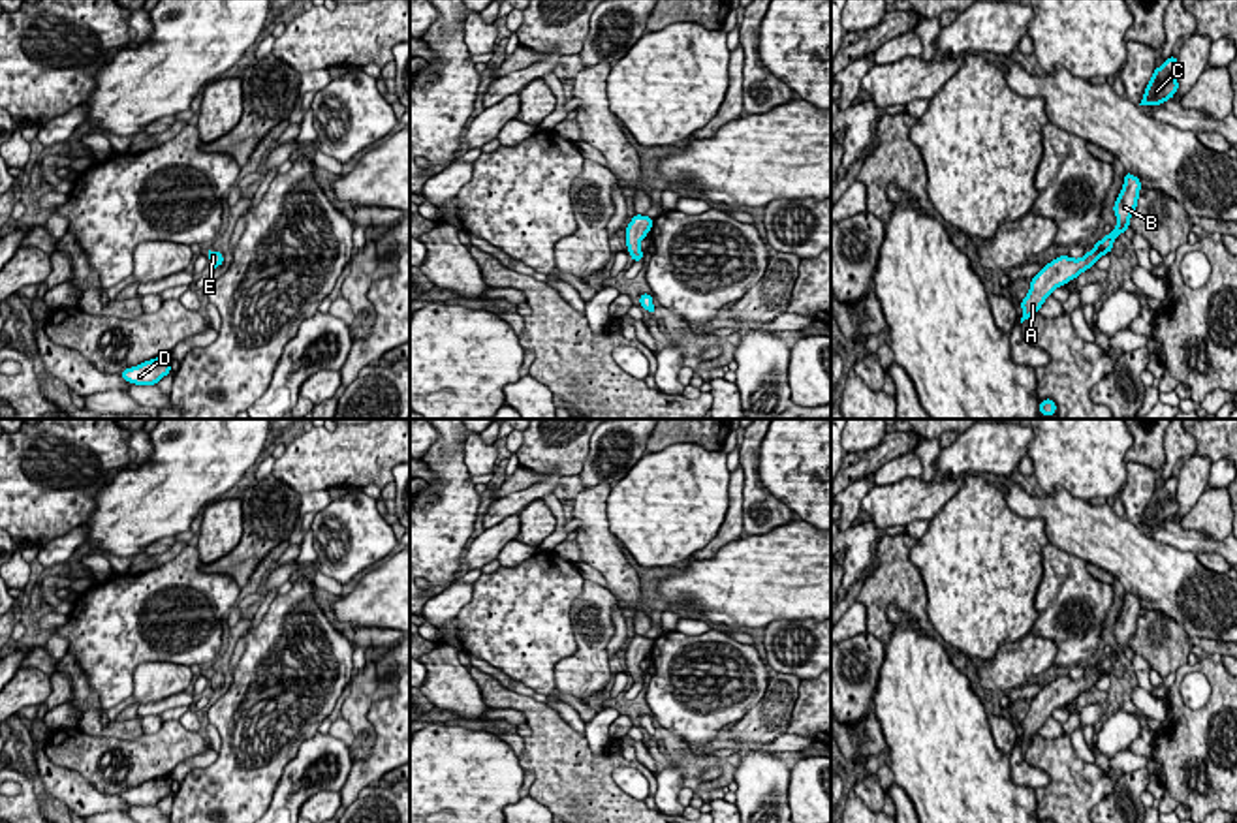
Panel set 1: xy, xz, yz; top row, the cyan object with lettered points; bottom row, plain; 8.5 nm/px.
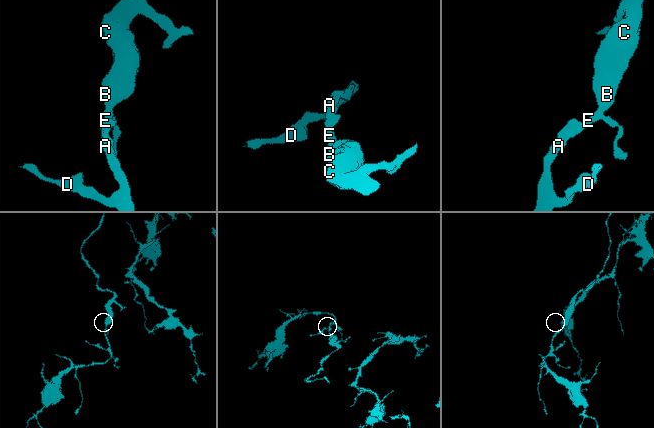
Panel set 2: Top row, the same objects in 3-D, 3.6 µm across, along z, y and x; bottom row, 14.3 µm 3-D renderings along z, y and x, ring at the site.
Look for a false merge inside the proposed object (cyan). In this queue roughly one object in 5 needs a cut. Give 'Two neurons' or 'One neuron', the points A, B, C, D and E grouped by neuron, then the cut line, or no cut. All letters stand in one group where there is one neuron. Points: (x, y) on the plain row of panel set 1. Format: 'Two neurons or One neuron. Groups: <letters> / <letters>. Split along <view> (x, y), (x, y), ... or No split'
One neuron. Groups: A B C D E. No split

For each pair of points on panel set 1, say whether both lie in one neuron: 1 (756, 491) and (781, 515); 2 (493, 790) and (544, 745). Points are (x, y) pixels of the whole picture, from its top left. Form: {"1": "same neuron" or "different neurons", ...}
{"1": "same neuron", "2": "different neurons"}

